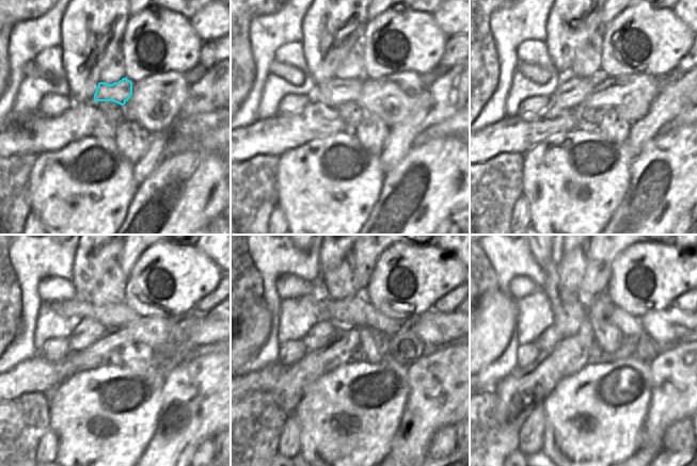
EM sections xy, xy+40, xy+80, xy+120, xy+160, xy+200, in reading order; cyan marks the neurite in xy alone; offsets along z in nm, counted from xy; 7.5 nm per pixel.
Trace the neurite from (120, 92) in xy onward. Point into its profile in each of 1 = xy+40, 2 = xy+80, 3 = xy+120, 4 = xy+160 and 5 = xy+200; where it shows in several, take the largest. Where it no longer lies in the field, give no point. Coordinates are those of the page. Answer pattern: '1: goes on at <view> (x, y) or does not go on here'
1: goes on at xy+40 (335, 92)
2: goes on at xy+80 (572, 91)
3: goes on at xy+120 (88, 331)
4: goes on at xy+160 (318, 336)
5: goes on at xy+200 (550, 337)

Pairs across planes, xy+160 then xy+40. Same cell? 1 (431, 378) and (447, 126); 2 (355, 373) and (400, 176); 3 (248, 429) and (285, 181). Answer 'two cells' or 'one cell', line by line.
1: two cells
2: two cells
3: two cells

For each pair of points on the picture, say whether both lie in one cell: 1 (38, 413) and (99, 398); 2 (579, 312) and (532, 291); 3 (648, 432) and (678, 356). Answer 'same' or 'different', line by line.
1: different
2: different
3: same

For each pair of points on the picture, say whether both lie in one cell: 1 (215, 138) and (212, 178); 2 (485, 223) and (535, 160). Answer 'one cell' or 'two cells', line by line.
1: two cells
2: two cells

